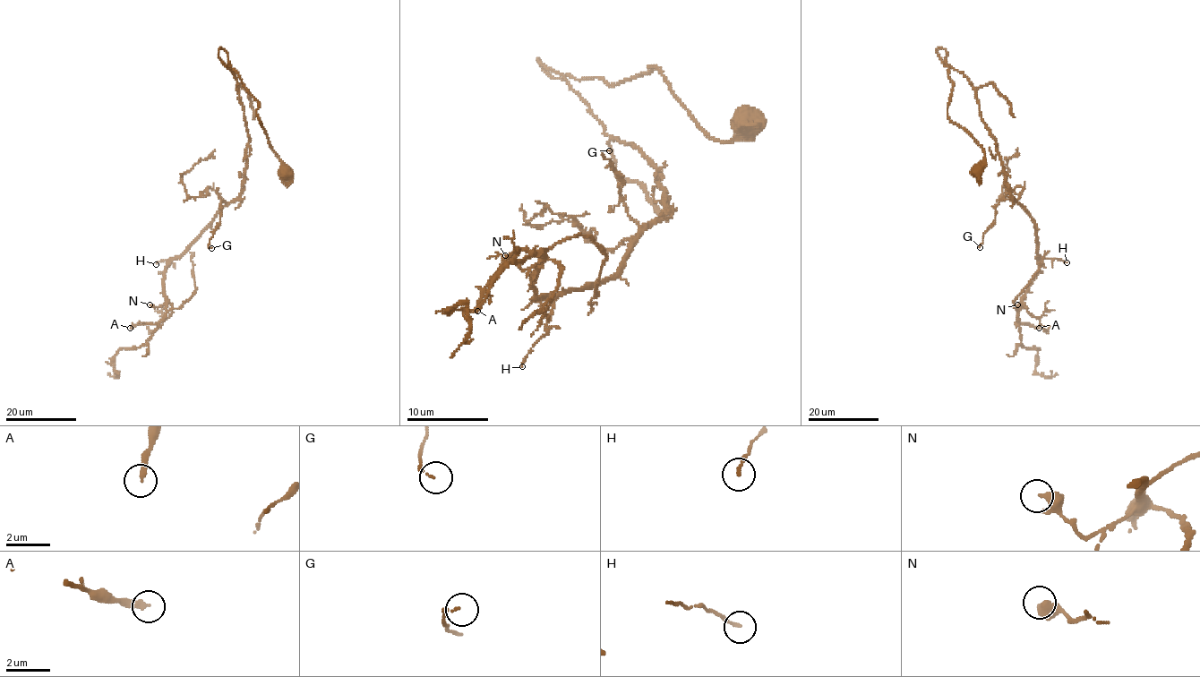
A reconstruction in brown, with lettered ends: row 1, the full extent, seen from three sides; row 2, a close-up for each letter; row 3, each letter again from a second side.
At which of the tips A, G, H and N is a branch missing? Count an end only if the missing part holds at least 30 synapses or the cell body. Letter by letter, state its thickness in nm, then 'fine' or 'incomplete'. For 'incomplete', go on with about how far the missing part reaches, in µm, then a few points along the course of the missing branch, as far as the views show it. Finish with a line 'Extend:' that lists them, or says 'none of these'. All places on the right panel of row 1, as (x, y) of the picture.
A: calibre 240 nm; fine
G: calibre 110 nm; fine
H: calibre 150 nm; fine
N: calibre 280 nm; fine
Extend: none of these

